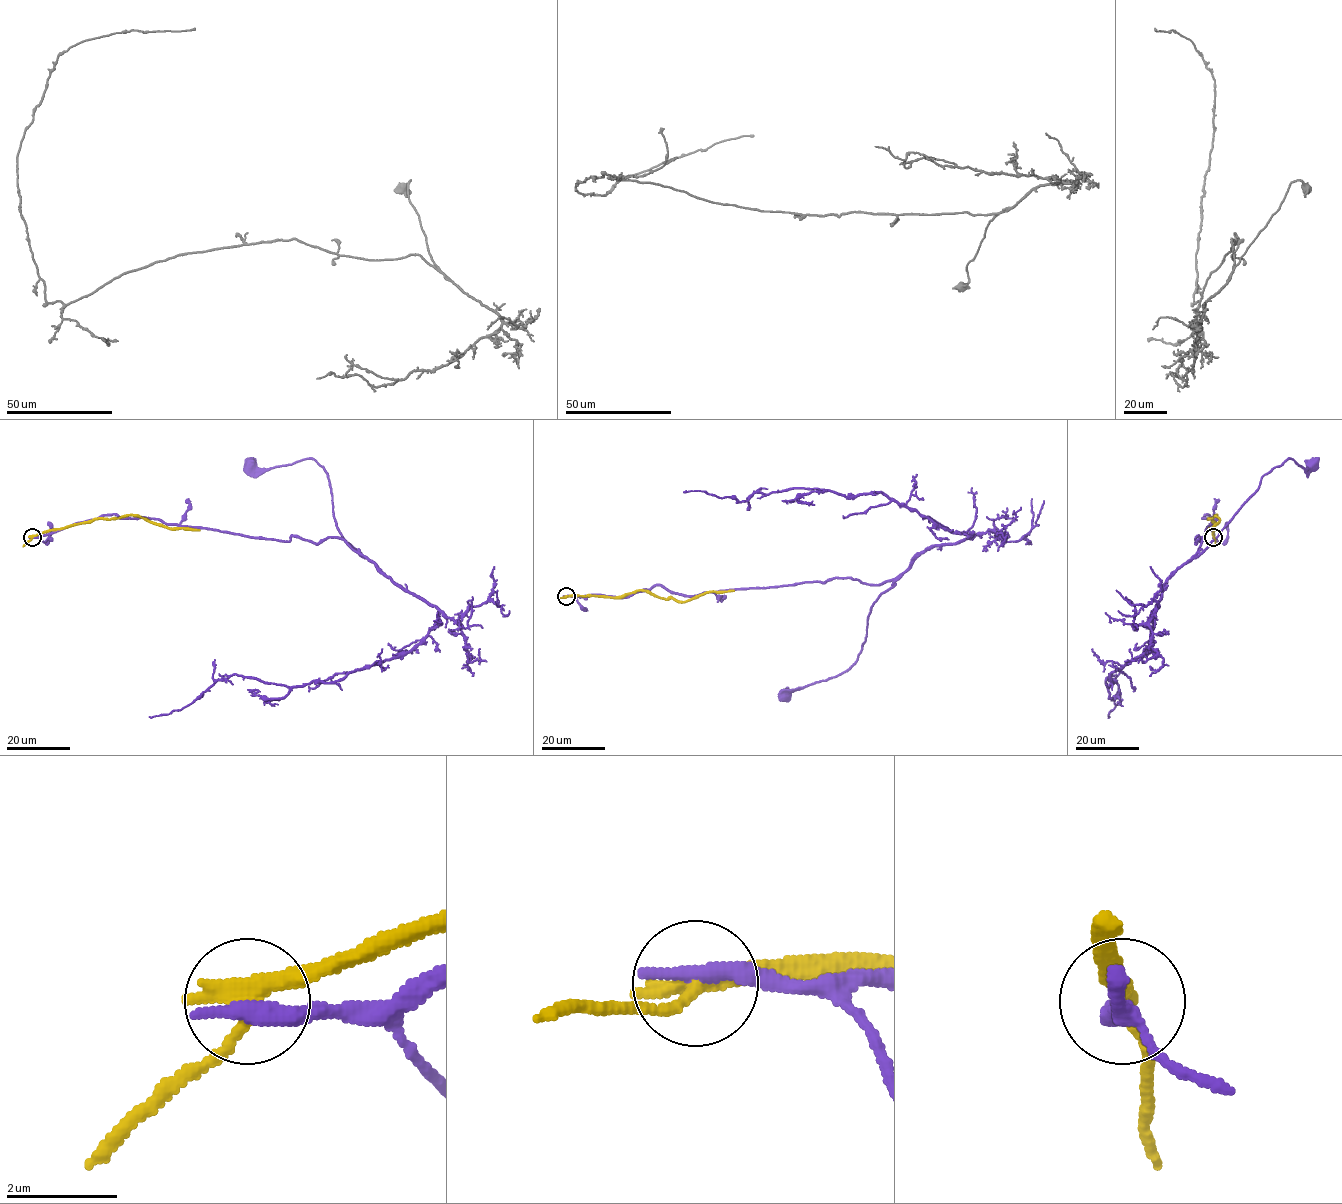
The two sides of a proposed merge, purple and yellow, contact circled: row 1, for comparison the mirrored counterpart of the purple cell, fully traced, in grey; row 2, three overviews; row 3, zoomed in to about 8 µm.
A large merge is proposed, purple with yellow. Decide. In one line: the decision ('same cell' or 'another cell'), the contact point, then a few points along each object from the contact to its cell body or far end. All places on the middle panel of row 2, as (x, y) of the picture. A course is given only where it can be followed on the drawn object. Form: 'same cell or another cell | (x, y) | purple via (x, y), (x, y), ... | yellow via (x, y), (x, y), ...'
another cell | (566, 596) | purple via (566, 596), (626, 597), (655, 585), (697, 595), (835, 578), (892, 580), (871, 608), (857, 660), (785, 696) | yellow via (566, 596), (622, 597), (648, 590), (666, 599), (686, 601), (706, 593), (734, 590)

